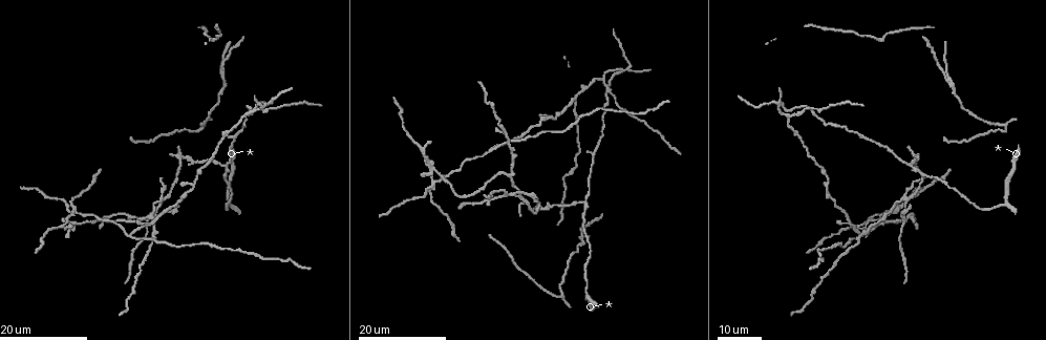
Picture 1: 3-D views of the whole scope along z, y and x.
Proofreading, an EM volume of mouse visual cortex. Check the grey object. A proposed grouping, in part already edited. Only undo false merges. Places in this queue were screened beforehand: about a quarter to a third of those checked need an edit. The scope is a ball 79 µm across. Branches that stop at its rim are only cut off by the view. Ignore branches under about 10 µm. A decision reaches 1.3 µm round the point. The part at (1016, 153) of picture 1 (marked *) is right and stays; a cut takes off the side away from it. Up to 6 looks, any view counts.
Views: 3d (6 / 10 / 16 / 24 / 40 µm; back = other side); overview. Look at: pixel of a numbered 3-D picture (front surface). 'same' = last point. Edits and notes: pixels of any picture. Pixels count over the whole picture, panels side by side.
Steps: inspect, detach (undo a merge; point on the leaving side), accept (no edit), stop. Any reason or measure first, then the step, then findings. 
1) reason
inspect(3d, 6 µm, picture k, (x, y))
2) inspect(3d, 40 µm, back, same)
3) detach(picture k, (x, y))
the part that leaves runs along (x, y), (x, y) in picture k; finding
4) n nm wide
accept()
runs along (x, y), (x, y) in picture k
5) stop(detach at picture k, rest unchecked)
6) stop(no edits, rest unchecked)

a fork
inspect(3d, 24 µm, picture 1, (583, 201))

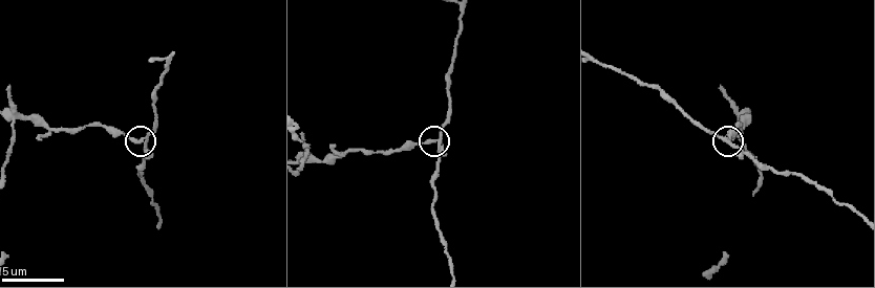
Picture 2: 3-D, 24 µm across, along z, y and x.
inspect(3d, 6 µm, picture 2, (438, 141))

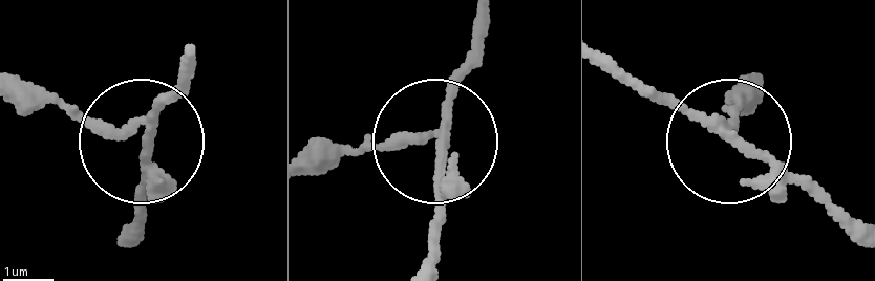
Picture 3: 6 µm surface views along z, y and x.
detach(picture 3, (73, 113))
the part that leaves runs along (148, 123), (15, 98) in picture 3; two neurons meet here

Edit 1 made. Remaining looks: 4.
inspect(3d, 24 µm, picture 1, (576, 243))

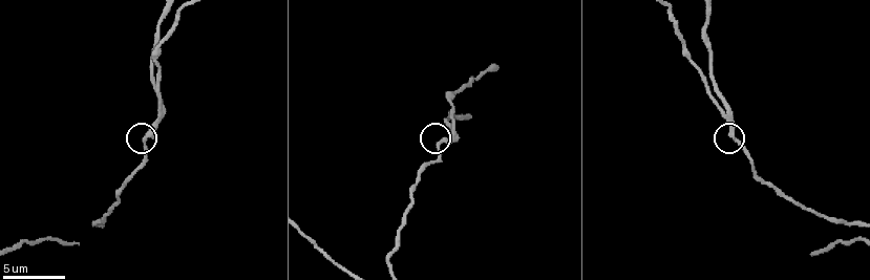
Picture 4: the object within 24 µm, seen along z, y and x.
inspect(3d, 10 µm, picture 4, (146, 134))

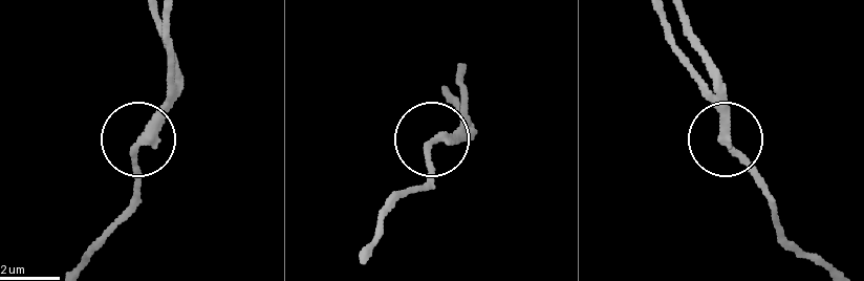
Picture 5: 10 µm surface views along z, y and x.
detach(picture 5, (714, 77))
the part that leaves runs along (724, 117), (711, 60), (686, 15) in picture 5; two neurons meet here

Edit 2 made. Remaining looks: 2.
stop(detach at picture 3, detach at picture 5, rest unchecked)

